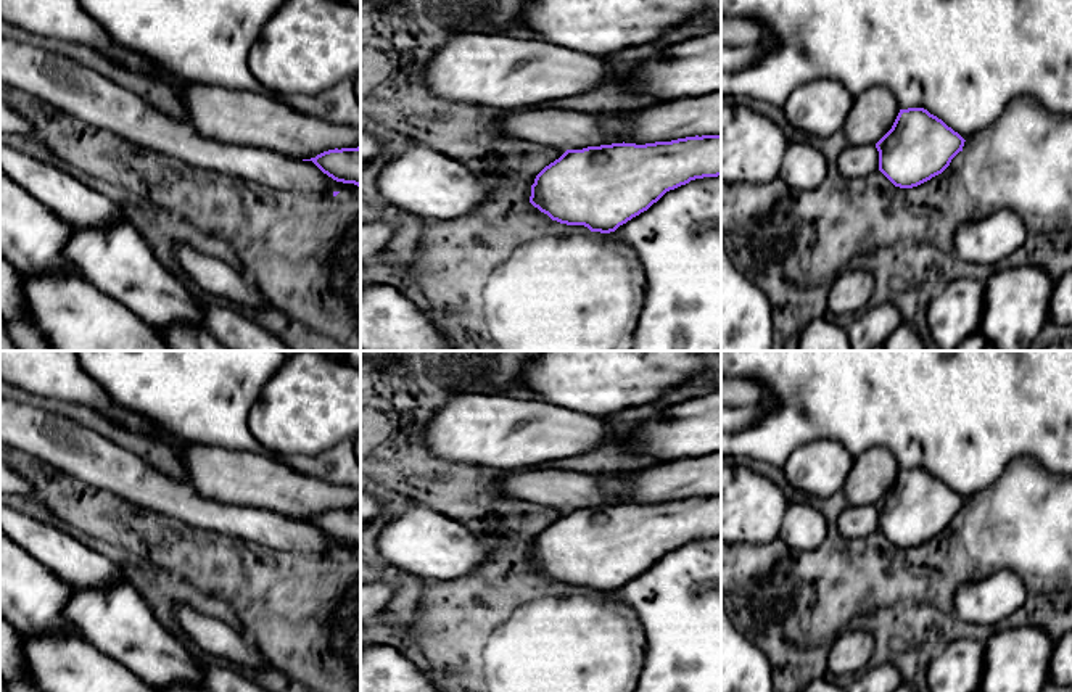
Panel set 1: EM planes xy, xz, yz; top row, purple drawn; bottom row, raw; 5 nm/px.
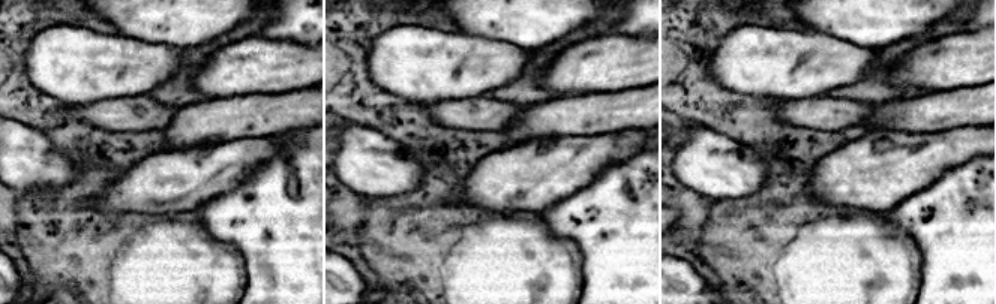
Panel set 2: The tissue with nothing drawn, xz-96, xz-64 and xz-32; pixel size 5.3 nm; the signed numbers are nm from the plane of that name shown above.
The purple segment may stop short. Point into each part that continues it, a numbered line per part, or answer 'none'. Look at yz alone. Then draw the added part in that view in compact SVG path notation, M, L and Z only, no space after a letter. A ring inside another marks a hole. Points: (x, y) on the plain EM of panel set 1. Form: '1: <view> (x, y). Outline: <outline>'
none

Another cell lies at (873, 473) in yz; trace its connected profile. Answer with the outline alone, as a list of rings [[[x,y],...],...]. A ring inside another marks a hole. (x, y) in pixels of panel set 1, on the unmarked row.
[[[876,446],[861,452],[845,480],[847,504],[876,505],[892,489],[898,473],[900,467],[889,449]]]

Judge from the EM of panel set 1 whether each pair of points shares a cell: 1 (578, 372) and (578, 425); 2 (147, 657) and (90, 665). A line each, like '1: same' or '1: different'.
1: different
2: different

